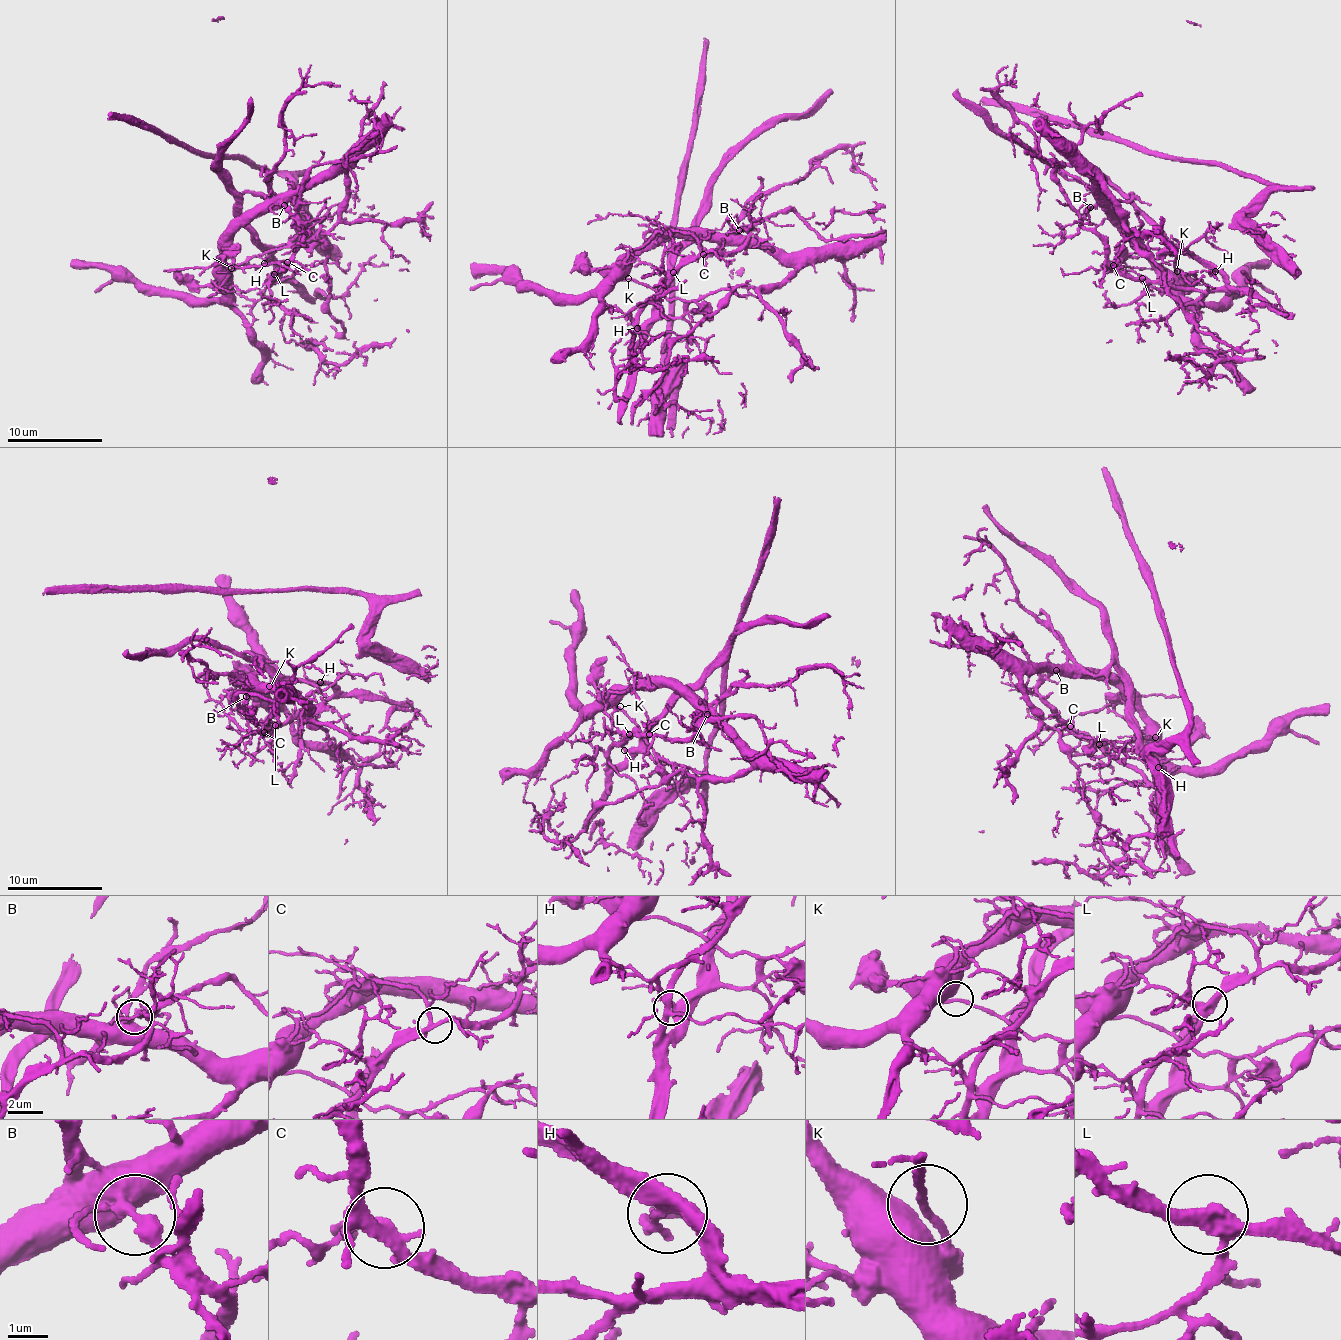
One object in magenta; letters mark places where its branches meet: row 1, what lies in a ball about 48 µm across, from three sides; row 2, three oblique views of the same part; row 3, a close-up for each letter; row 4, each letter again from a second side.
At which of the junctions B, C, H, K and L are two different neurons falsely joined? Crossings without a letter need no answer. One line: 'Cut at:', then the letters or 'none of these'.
Cut at: B

